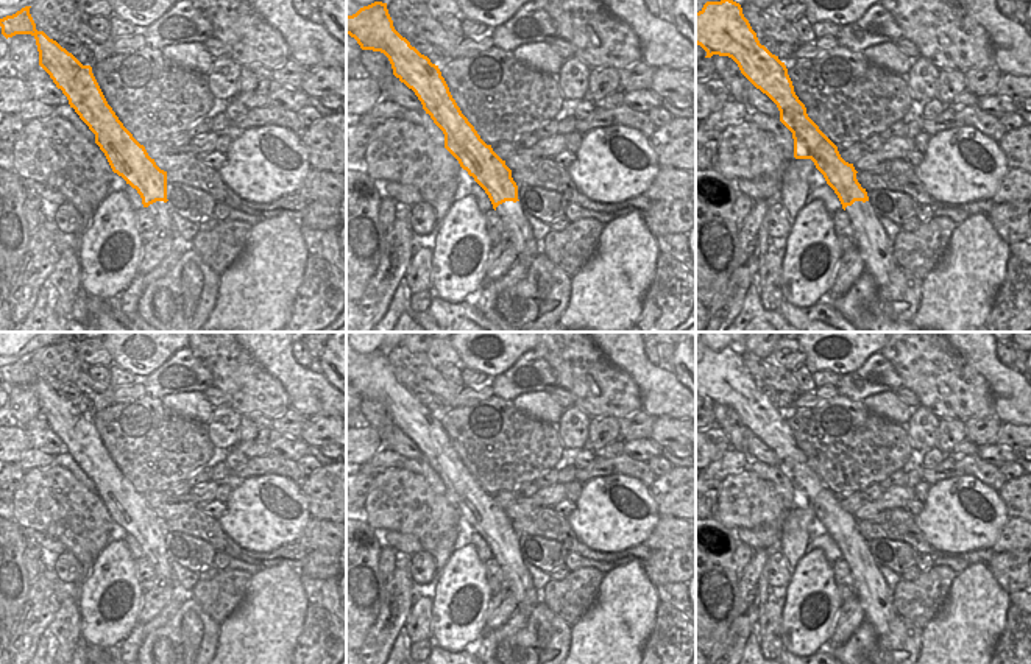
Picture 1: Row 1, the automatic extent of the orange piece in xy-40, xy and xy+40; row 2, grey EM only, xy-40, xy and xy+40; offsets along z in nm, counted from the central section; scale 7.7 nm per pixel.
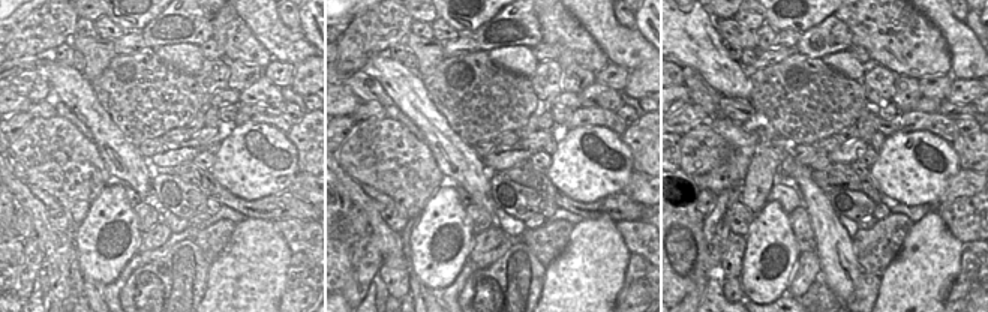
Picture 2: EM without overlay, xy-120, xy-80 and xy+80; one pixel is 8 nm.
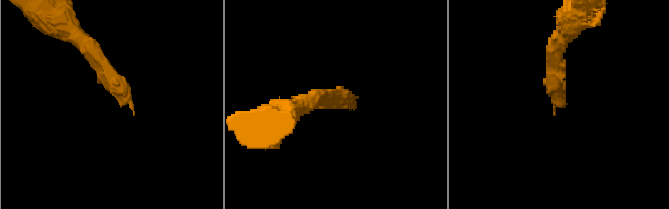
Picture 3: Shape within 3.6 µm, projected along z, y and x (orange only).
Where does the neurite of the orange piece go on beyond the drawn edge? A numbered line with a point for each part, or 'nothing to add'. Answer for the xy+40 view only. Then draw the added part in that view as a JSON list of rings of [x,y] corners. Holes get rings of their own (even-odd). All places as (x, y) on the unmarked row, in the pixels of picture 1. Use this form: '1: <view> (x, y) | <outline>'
1: xy+40 (875, 597) | [[[855,550],[845,556],[855,580],[855,595],[866,614],[866,620],[875,628],[875,634],[884,636],[898,613],[894,606],[892,589],[881,575],[869,550]]]

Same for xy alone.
1: xy (518, 580) | [[[505,550],[496,556],[496,561],[504,572],[505,588],[516,597],[518,609],[529,617],[533,606],[543,600],[541,592],[532,585],[532,577],[524,566],[519,550]]]

